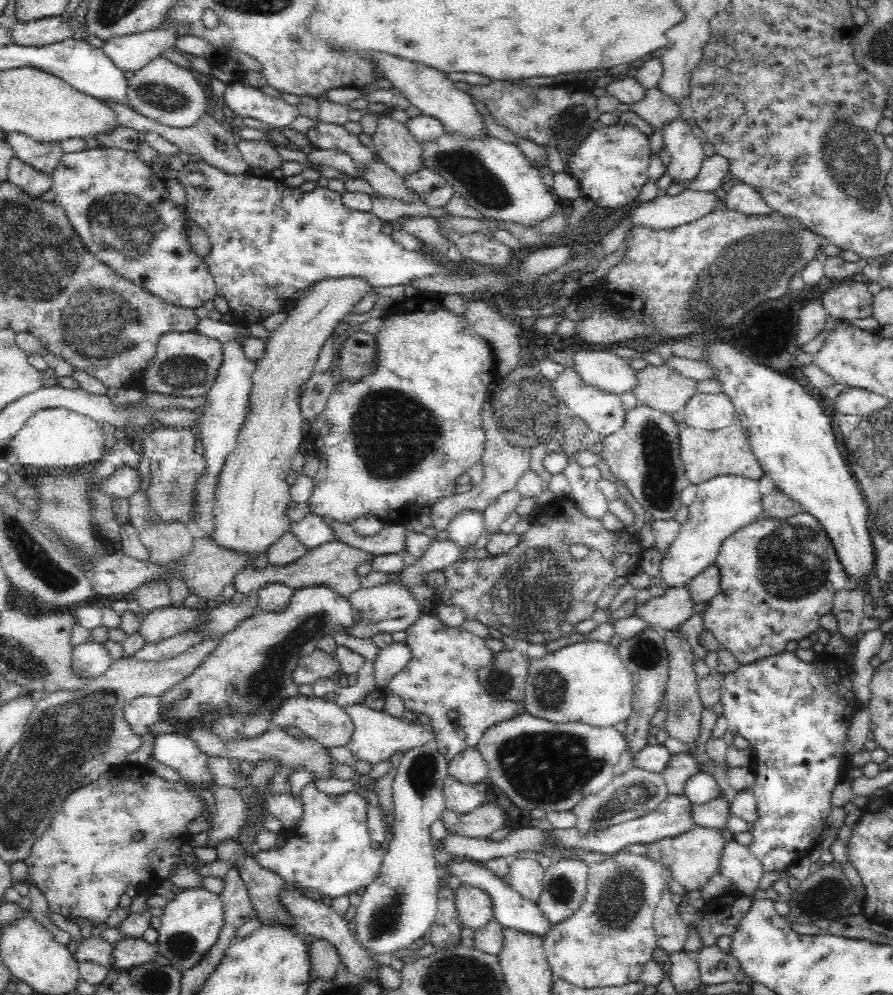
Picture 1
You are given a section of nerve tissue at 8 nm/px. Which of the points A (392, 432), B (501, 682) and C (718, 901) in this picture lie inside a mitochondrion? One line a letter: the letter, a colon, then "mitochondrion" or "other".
A: mitochondrion
B: mitochondrion
C: other

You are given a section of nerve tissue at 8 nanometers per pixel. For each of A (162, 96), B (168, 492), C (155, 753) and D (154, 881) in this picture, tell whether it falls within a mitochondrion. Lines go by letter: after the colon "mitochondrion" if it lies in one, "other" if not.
A: mitochondrion
B: mitochondrion
C: other
D: other

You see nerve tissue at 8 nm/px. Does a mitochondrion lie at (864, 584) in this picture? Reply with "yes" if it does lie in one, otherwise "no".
no

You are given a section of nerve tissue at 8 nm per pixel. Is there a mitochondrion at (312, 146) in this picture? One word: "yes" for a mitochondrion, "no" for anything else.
no

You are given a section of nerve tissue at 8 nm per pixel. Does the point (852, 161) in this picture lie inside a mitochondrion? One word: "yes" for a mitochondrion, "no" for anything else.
yes

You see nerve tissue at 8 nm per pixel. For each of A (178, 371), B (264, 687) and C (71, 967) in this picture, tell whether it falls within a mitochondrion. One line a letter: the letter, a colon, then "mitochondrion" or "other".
A: mitochondrion
B: mitochondrion
C: other

